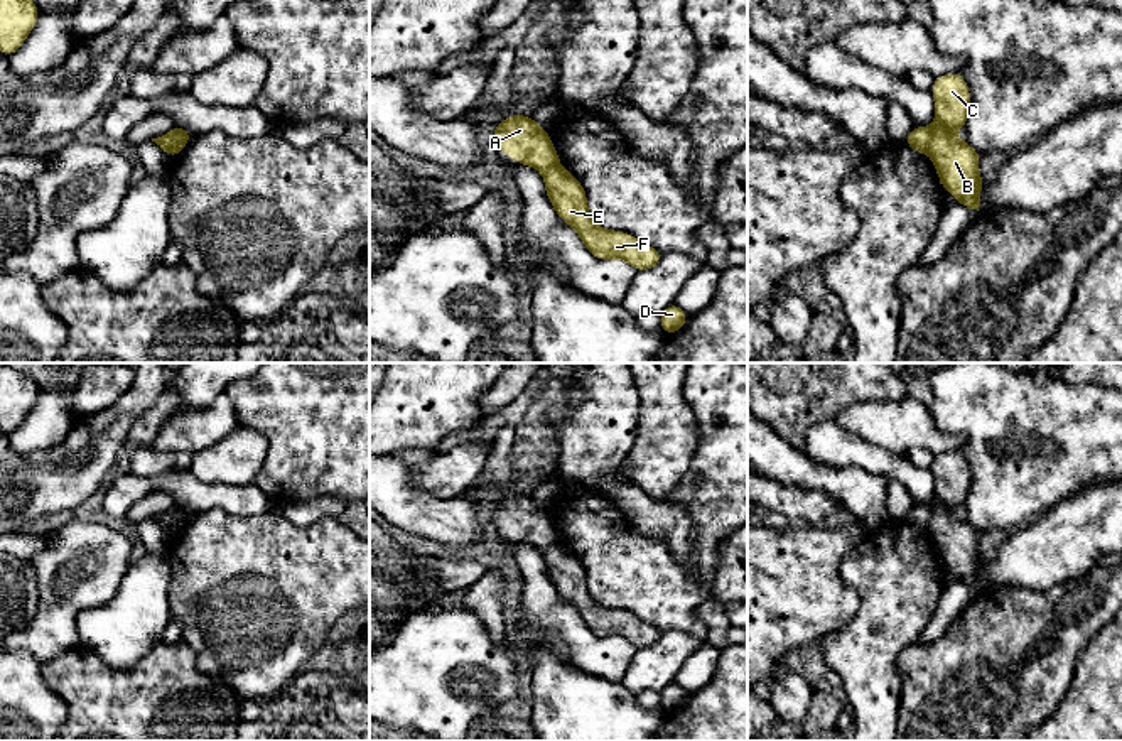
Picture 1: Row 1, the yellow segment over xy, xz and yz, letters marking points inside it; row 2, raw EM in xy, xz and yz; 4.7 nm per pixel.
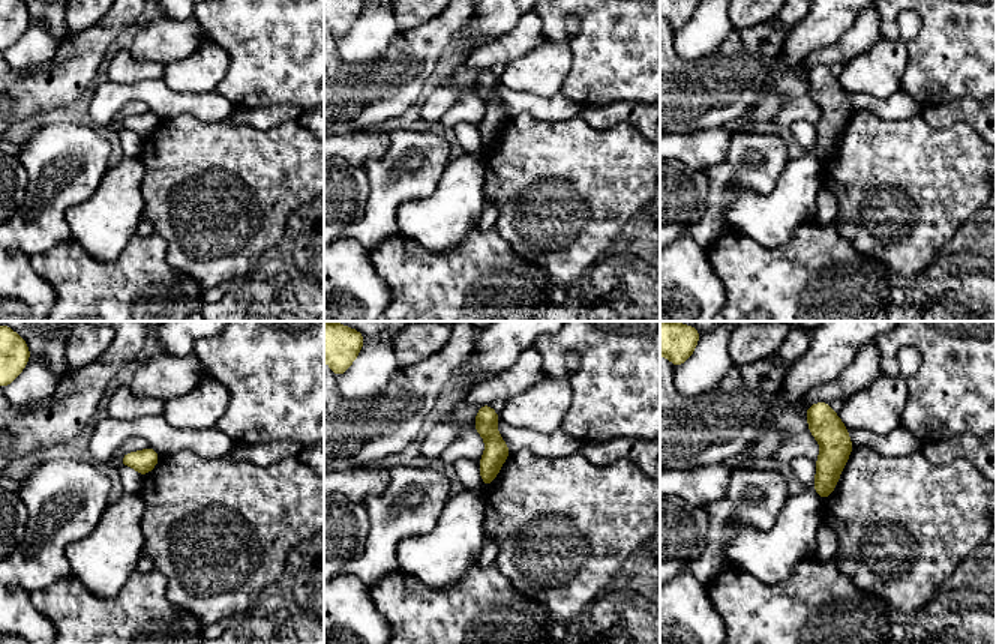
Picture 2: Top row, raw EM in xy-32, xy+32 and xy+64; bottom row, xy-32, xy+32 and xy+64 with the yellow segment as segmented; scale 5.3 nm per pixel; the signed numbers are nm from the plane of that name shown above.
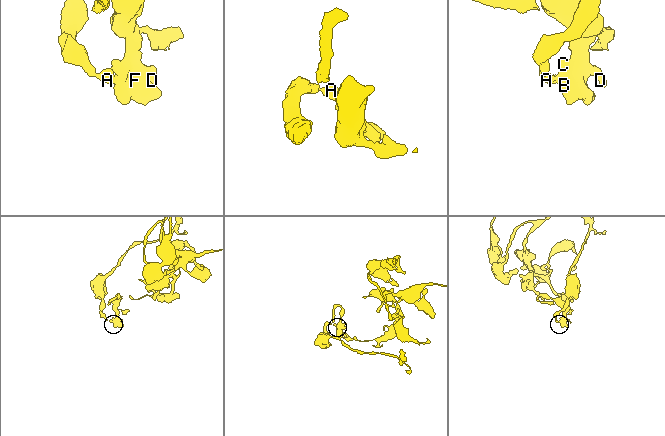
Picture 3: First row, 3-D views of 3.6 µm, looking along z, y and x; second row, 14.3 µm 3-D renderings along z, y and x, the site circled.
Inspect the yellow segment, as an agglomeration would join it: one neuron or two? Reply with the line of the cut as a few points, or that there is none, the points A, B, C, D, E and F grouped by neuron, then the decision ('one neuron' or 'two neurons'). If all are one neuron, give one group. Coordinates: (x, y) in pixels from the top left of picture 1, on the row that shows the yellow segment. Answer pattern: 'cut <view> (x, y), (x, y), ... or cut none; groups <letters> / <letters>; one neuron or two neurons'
cut xy (176, 129), (176, 139), (169, 154); groups A / B C D E F; two neurons

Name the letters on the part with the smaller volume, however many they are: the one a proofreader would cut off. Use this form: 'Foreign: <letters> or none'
Foreign: B, C, D, E, F

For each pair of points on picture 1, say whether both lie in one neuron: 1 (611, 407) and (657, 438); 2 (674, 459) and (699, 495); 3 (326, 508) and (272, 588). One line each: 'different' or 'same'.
1: different
2: different
3: different

